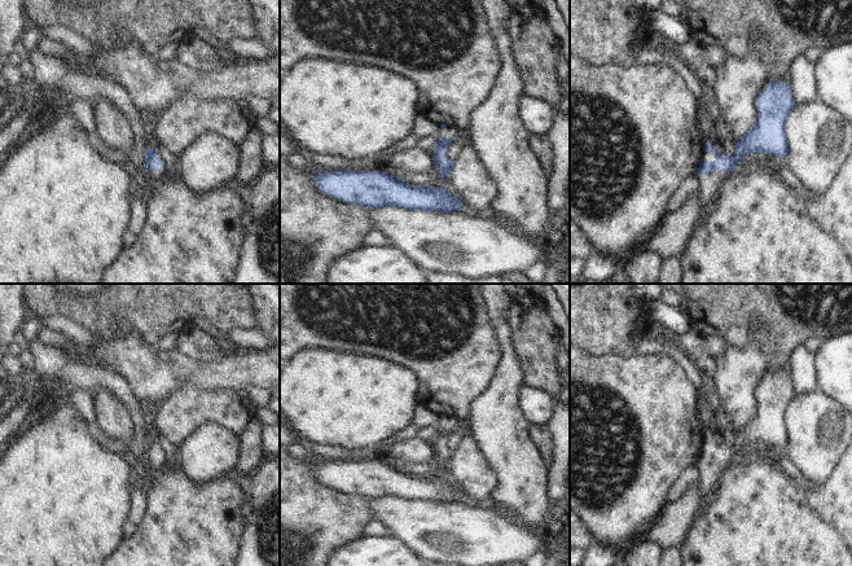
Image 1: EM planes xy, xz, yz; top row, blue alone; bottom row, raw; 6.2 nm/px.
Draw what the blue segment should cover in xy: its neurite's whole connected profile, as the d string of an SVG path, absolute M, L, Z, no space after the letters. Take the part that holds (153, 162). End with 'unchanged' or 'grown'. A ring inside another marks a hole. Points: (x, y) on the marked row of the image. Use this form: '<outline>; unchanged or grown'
M149 148L145 155L145 167L148 171L162 171L162 159L155 149Z; unchanged

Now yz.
M770 82L757 97L757 120L741 140L735 142L735 153L729 157L721 154L719 148L712 149L710 140L704 142L703 152L713 153L715 161L701 161L697 174L712 171L733 172L739 161L751 153L767 153L769 155L786 157L789 140L786 137L786 120L796 108L791 87L785 82Z; unchanged

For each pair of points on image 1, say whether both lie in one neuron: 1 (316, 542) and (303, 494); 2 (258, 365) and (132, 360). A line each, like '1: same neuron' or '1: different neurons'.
1: same neuron
2: same neuron

